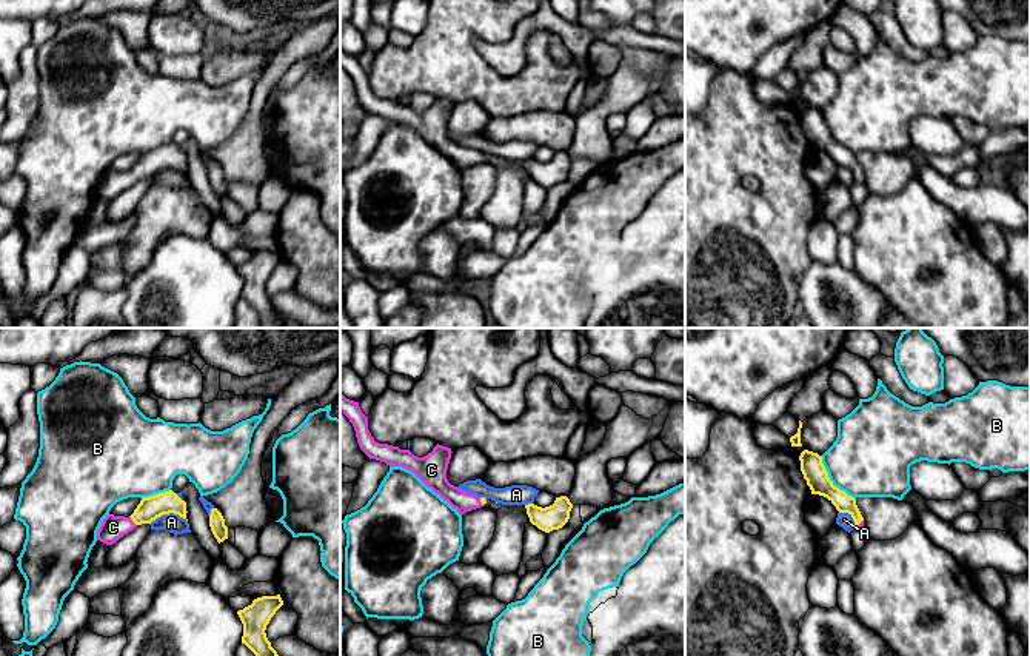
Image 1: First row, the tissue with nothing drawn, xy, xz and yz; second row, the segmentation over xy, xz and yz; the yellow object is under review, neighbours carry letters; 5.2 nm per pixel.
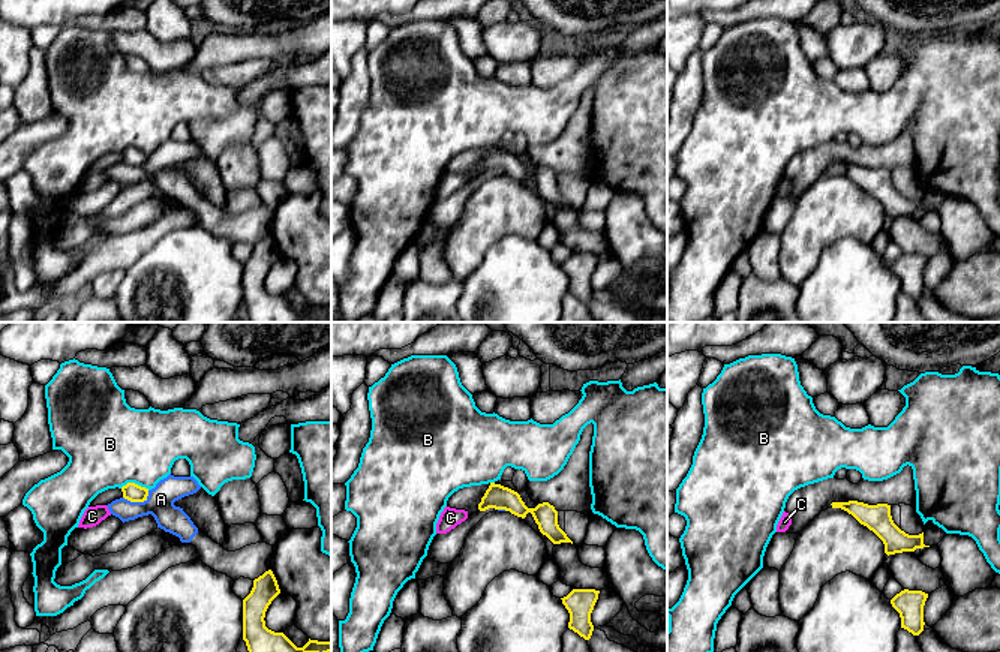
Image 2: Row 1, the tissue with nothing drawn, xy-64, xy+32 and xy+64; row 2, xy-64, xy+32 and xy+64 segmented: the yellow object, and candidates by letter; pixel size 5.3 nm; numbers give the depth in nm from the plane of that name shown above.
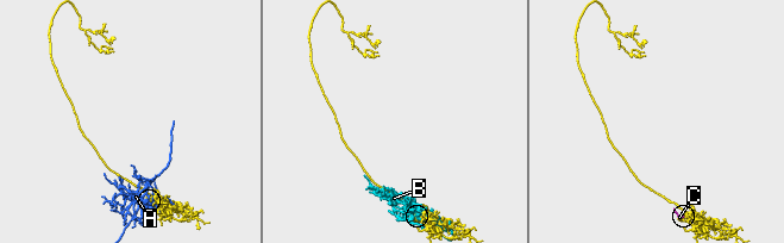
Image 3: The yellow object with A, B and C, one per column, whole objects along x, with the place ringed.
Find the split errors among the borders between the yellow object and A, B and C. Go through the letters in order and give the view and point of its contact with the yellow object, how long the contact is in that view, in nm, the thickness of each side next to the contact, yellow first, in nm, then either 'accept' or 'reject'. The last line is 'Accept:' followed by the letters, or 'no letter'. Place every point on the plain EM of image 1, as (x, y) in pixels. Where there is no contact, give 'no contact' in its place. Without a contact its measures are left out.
A: meets yellow in xy at (168, 168); contact 200 nm long; 120 nm thick on the yellow side, 100 nm on the other; reject
B: meets yellow in yz at (830, 136); contact 300 nm long; 120 nm thick on the yellow side, 420 nm on the other; reject
C: meets yellow in xy at (133, 176); contact 70 nm long; 120 nm thick on the yellow side, 130 nm on the other; accept
Accept: C

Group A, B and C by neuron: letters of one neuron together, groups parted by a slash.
A / B / C

